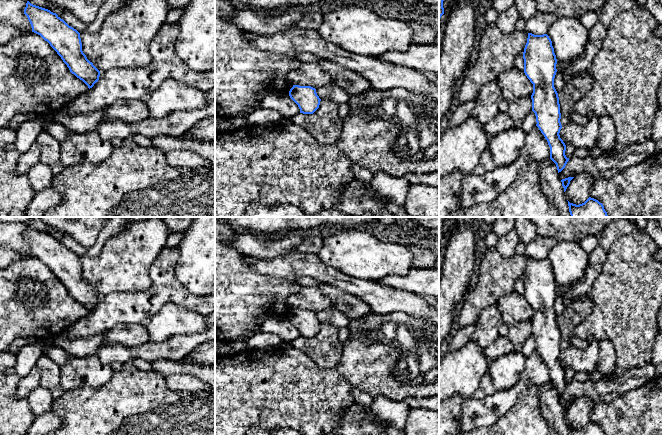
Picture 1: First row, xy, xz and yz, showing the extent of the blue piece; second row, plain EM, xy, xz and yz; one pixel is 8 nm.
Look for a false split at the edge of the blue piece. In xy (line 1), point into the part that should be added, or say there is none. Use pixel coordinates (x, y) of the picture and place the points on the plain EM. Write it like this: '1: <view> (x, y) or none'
1: none

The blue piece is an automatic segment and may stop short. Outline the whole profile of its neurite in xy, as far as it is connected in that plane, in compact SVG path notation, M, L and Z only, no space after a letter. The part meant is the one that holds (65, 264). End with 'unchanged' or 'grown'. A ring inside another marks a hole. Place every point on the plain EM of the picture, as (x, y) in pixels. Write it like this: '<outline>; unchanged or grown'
M26 227L27 240L32 256L40 259L57 276L70 296L92 312L99 304L100 295L82 275L80 257L69 250L56 237L48 233Z; unchanged

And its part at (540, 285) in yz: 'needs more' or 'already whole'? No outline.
already whole

